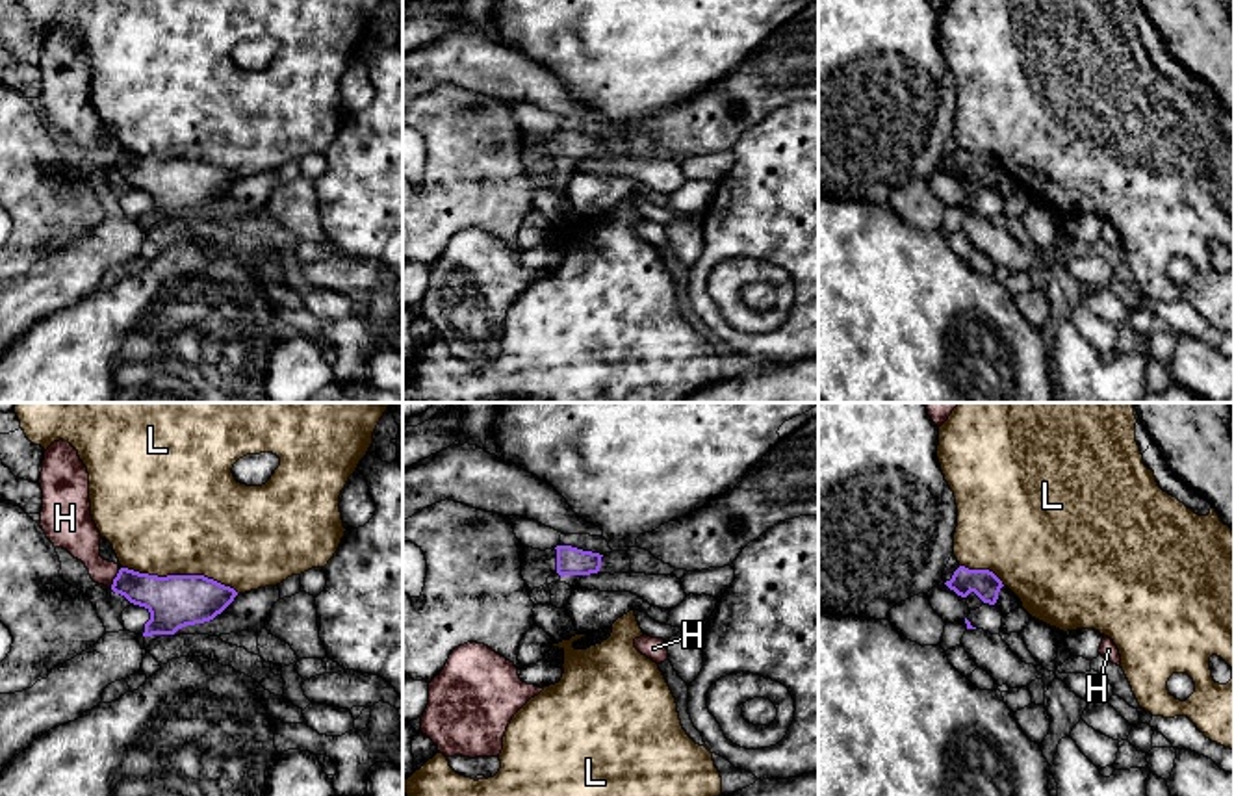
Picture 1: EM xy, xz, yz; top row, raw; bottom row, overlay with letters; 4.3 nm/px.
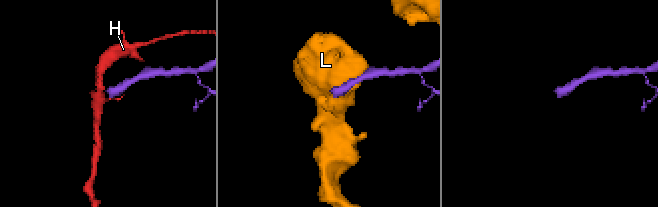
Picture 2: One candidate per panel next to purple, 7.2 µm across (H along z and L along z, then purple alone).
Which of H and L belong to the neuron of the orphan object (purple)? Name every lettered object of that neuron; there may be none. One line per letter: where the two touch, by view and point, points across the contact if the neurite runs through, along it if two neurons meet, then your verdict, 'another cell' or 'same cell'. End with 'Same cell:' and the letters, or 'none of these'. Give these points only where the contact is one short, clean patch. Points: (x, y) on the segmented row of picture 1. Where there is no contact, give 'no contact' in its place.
H: xy (114, 579) | along xy (119, 570), (110, 587) | another cell
L: xy (180, 576) | another cell
Same cell: none of these

